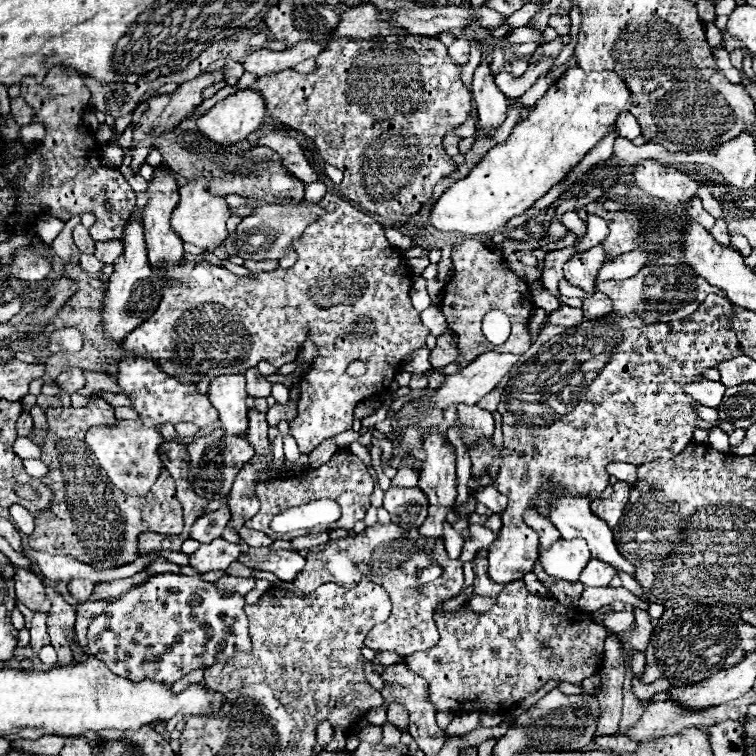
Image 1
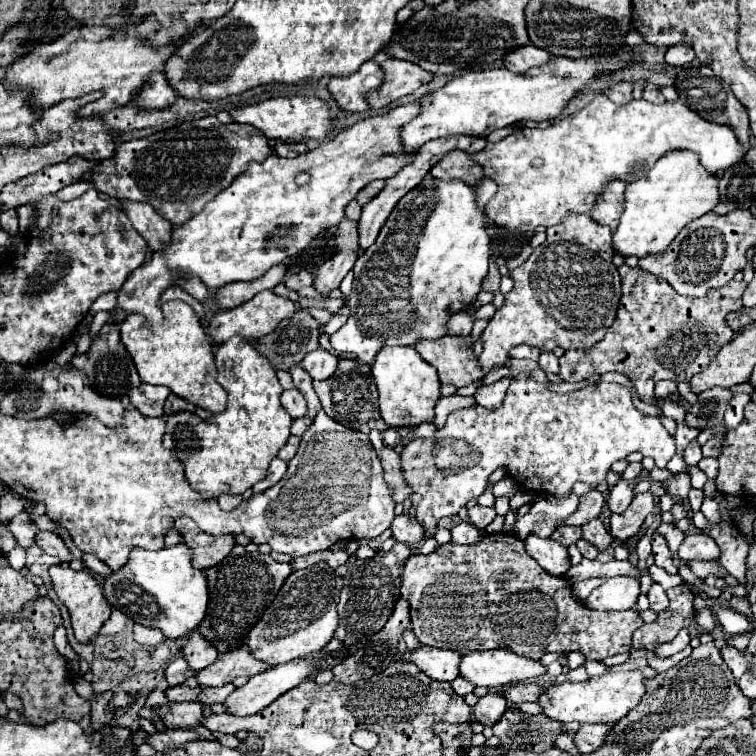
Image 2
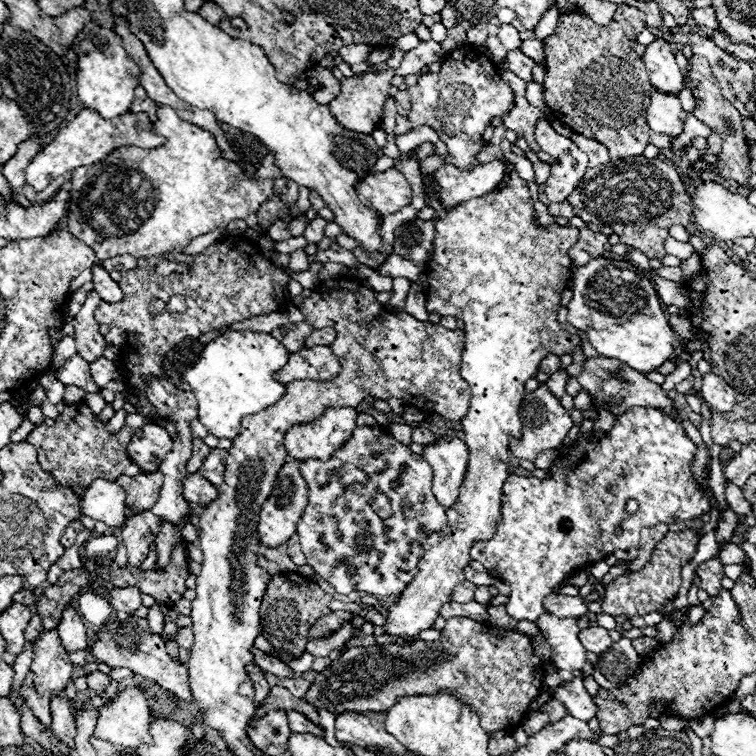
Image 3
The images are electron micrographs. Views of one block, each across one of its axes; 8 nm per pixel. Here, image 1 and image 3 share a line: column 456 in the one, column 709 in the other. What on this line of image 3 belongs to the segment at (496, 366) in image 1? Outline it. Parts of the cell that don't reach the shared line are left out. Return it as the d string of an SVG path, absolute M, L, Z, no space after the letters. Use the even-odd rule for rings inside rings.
M706 372L702 374L702 396L716 412L730 412L736 406L736 390L724 382L724 378Z

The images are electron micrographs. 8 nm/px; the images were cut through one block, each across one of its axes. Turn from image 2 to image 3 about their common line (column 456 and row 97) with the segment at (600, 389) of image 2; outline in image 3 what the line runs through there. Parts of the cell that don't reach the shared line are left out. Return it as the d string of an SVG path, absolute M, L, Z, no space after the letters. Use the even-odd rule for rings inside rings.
M460 46L446 56L440 72L420 76L418 84L408 88L410 94L410 130L418 126L430 126L436 130L440 140L446 144L446 154L450 156L446 164L462 170L472 170L480 166L478 152L484 146L482 134L486 124L494 116L504 116L514 104L514 94L508 84L496 74L490 58L474 46Z

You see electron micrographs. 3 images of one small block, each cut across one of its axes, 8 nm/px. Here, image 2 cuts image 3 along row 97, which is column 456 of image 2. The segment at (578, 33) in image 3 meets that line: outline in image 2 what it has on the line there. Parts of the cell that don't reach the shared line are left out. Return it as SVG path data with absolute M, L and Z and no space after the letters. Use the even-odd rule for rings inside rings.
M500 532L500 534L484 534L482 540L478 540L476 544L466 544L466 546L460 546L460 544L454 544L454 542L448 542L444 546L440 546L438 550L434 550L432 554L424 556L424 554L412 554L404 568L402 568L402 598L408 600L410 604L410 618L412 618L412 630L416 634L416 638L426 644L426 646L434 646L434 648L446 648L446 650L456 650L456 652L468 652L468 650L494 650L494 648L504 648L504 650L512 650L516 652L518 656L526 656L530 660L538 660L544 652L572 652L572 650L578 650L582 652L586 658L590 660L602 660L606 656L614 656L614 654L620 654L620 652L630 652L632 644L630 644L630 638L632 638L632 632L642 624L642 618L638 614L638 610L630 608L630 610L622 610L622 612L600 612L600 610L590 610L586 608L584 602L576 600L574 594L572 594L572 584L568 578L564 576L552 576L550 572L546 572L534 558L528 556L526 548L524 548L524 542L514 536L514 534L506 534L506 532Z

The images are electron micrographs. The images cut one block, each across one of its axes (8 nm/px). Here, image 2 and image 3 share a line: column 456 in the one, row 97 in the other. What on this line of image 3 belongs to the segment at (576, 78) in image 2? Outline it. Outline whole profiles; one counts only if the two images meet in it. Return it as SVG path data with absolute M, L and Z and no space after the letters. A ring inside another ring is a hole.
M92 28L90 34L80 42L78 48L78 72L76 92L82 108L98 112L104 120L112 120L130 110L134 102L134 88L140 84L140 70L134 60L126 54L122 38L110 28Z

